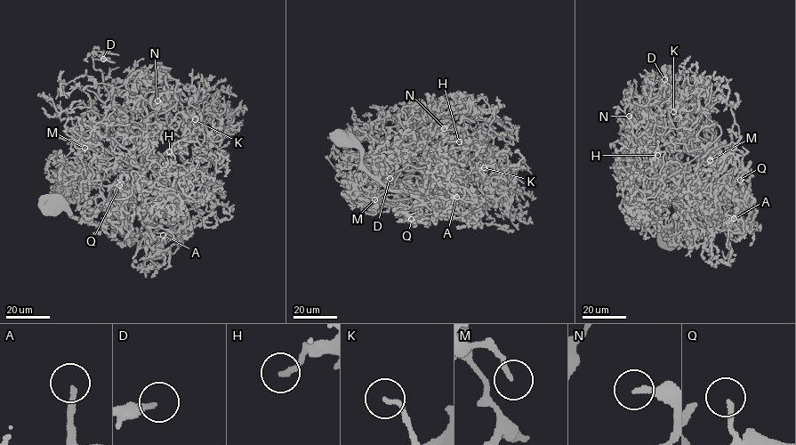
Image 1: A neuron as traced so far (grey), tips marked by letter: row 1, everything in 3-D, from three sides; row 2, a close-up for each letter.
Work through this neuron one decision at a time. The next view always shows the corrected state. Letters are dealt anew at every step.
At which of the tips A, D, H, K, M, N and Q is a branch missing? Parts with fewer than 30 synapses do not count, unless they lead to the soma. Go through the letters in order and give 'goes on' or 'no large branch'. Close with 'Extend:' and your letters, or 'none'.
A: goes on
D: goes on
H: no large branch
K: no large branch
M: no large branch
N: goes on
Q: no large branch
Extend: A, D, N

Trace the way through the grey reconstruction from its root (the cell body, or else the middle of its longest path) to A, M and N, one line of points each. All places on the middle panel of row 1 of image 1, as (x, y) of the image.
A: (341, 140), (348, 139), (360, 149), (363, 166), (389, 189), (422, 193), (429, 168), (450, 180), (456, 197)
M: (341, 140), (360, 149), (363, 166), (389, 189), (446, 182), (438, 179), (408, 199), (401, 192), (374, 199)
N: (341, 140), (389, 189), (421, 190), (462, 170), (432, 150), (430, 140), (451, 136), (444, 128)

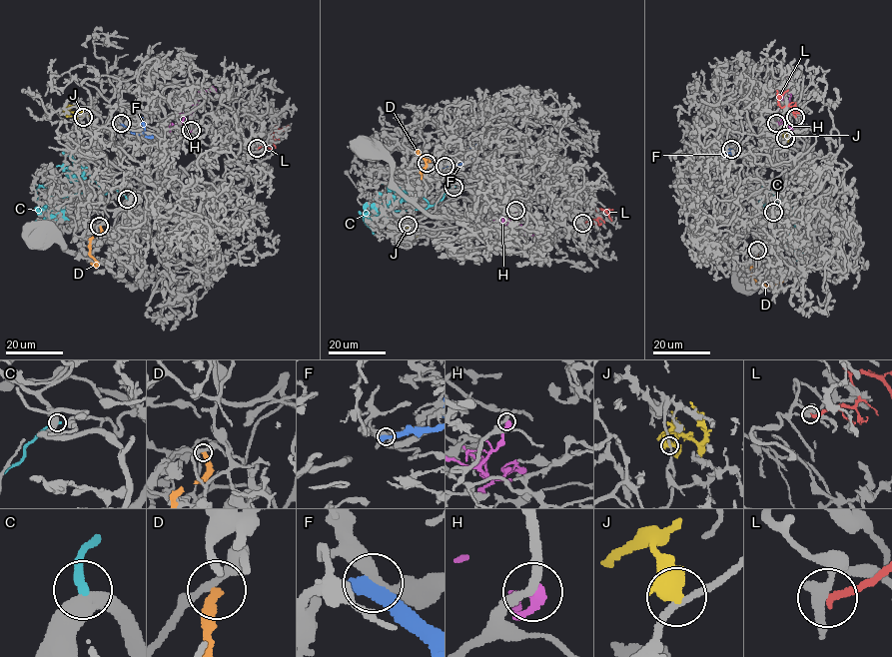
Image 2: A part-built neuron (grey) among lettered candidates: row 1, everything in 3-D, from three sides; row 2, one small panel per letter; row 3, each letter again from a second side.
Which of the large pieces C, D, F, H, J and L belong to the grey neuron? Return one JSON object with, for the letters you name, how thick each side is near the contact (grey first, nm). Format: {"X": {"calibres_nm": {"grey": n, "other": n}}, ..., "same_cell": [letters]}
{"same_cell": []}

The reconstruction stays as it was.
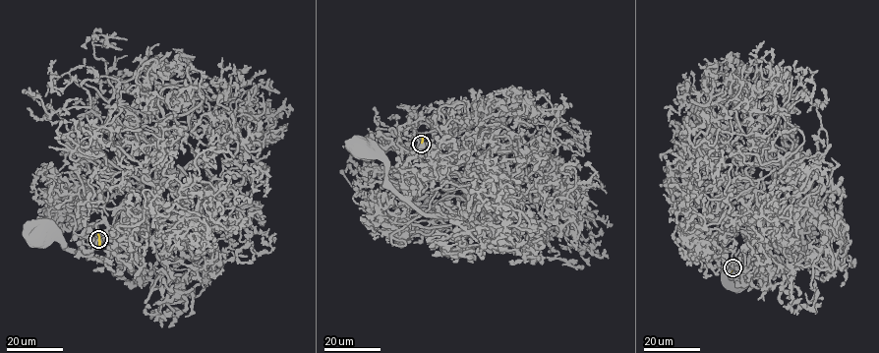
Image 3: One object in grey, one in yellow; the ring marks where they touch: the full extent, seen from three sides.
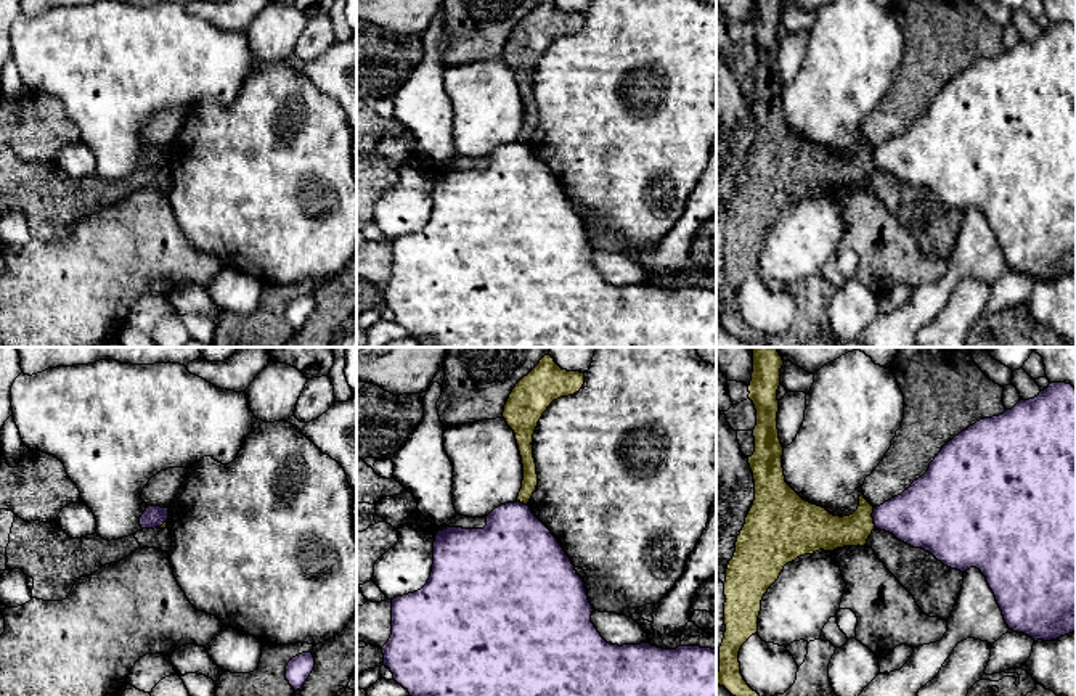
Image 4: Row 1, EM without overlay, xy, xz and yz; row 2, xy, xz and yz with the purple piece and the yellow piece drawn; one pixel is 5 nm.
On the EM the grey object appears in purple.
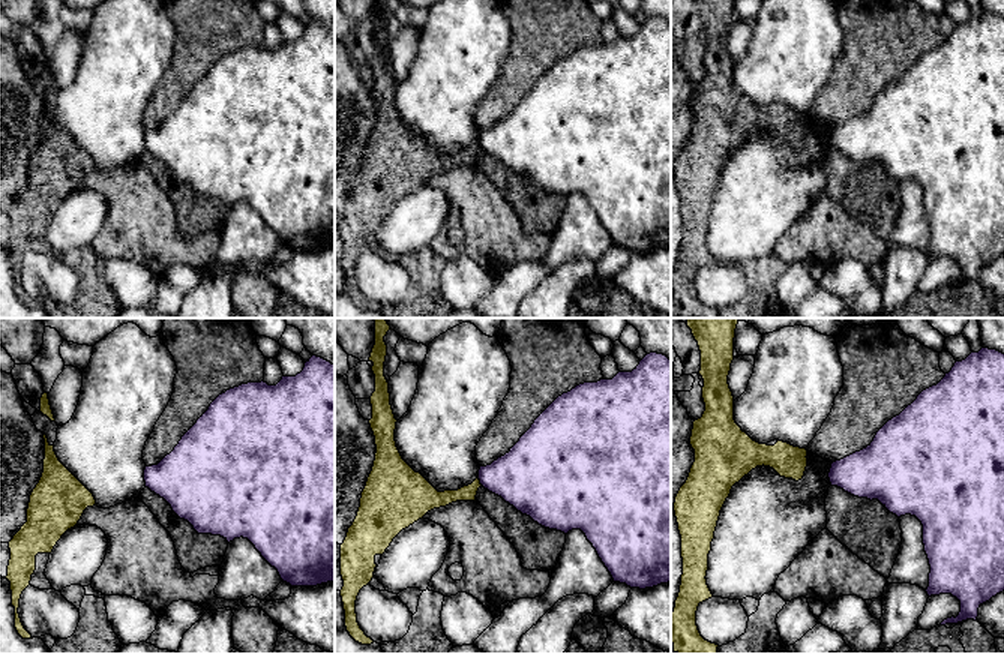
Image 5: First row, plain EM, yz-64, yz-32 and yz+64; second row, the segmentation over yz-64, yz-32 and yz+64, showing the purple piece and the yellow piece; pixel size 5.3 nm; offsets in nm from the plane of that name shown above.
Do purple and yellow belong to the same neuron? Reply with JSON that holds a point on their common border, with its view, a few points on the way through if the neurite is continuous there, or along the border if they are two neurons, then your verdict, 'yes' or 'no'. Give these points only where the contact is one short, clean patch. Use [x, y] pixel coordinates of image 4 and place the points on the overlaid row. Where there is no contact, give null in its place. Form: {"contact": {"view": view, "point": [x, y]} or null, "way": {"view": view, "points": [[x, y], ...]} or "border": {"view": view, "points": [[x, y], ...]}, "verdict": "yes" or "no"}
{"contact": {"view": "yz", "point": [872, 516]}, "border": {"view": "yz", "points": [[872, 508], [872, 523], [876, 526]]}, "verdict": "no"}

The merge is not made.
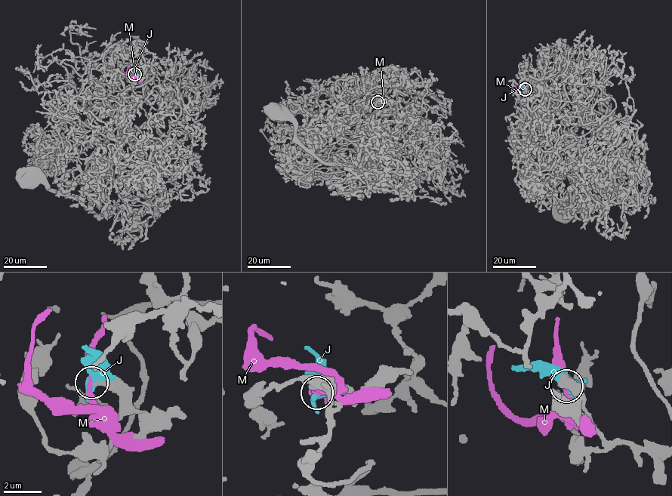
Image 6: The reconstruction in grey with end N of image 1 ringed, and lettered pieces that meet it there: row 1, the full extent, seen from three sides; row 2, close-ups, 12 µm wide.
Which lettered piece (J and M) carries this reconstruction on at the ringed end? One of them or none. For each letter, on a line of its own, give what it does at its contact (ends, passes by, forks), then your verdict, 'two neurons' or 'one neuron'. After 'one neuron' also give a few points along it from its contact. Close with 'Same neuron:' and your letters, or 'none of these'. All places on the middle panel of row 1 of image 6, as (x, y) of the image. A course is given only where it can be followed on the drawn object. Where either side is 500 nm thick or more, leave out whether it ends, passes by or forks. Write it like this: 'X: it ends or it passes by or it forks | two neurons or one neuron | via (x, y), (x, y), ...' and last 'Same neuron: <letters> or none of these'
J: two neurons
M: it passes by | two neurons
Same neuron: none of these

